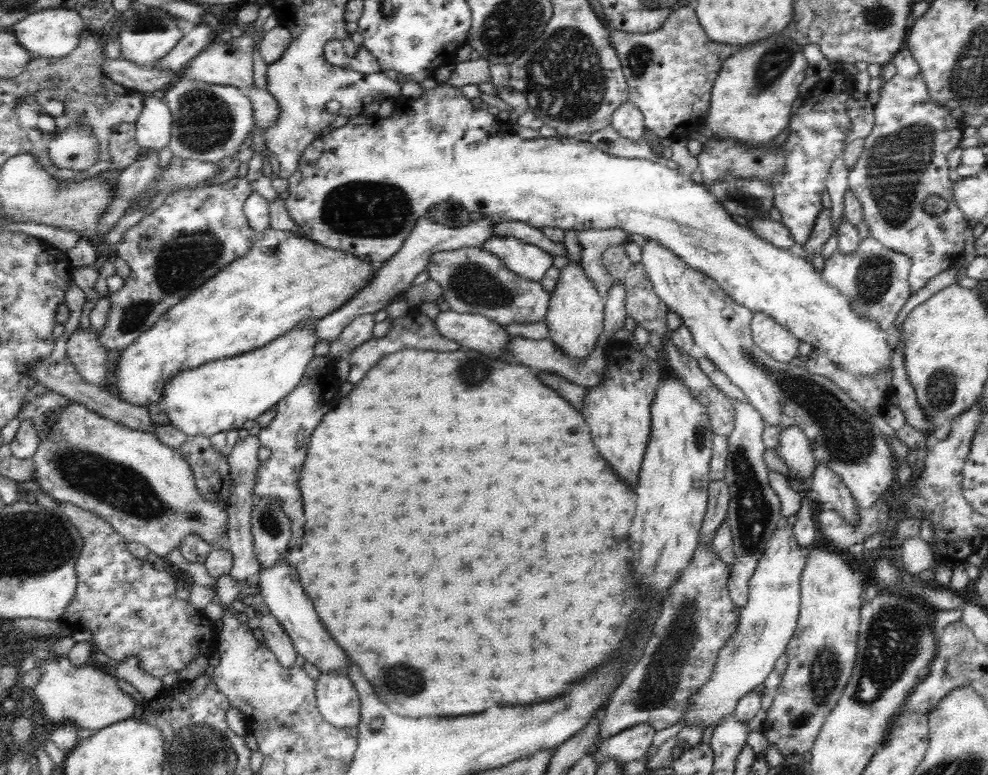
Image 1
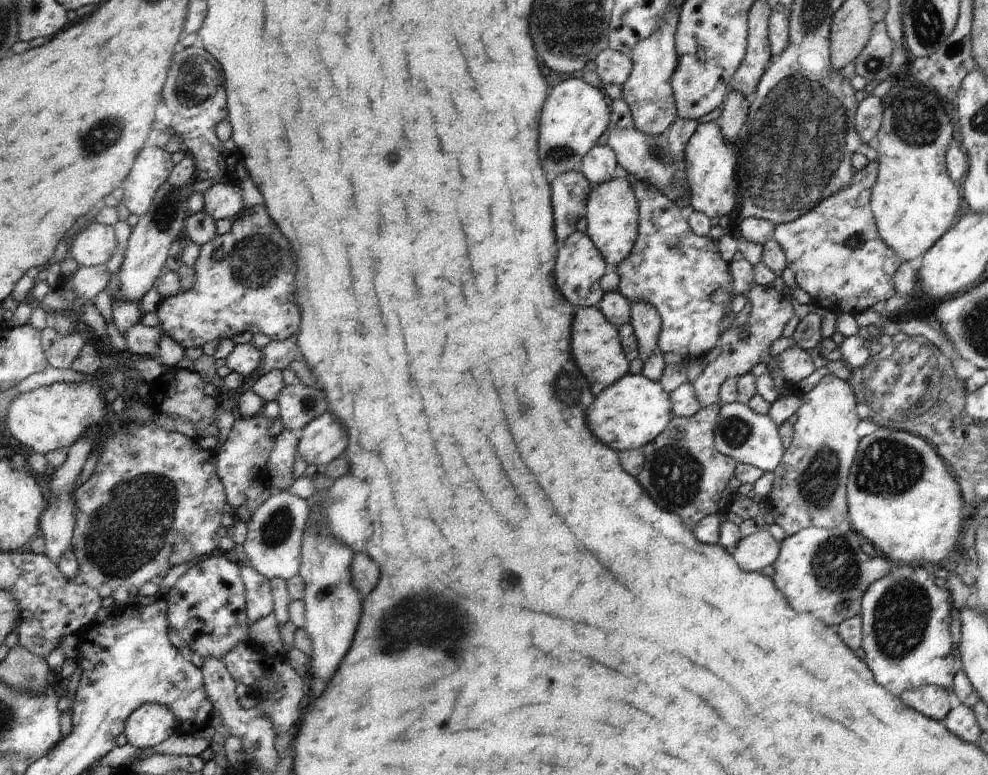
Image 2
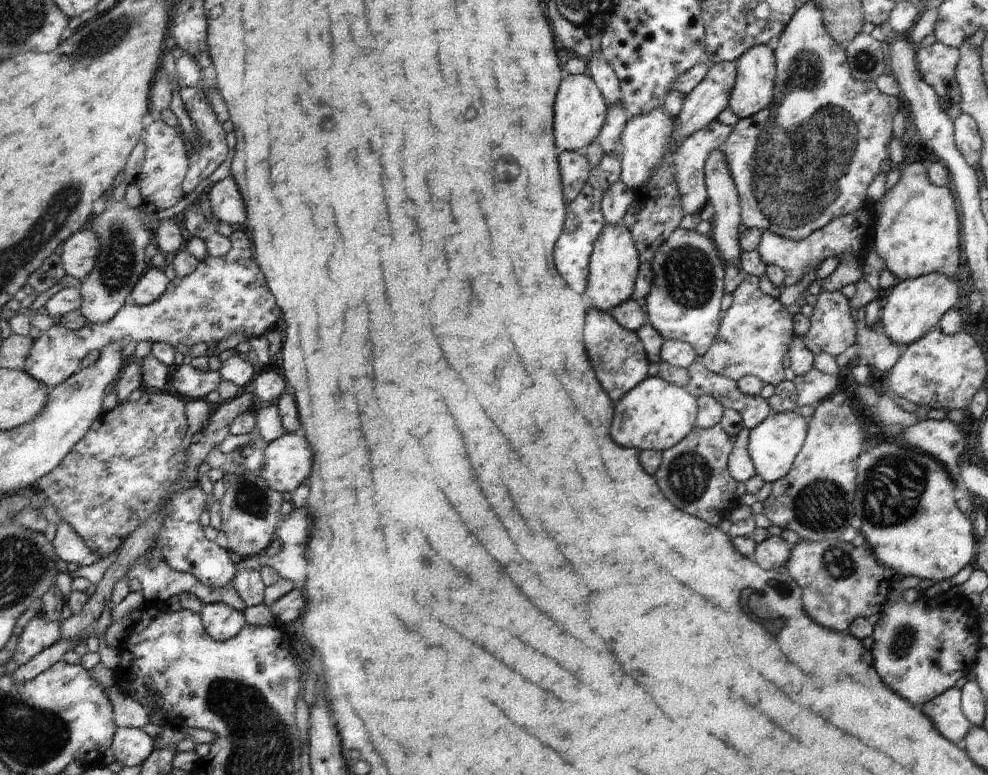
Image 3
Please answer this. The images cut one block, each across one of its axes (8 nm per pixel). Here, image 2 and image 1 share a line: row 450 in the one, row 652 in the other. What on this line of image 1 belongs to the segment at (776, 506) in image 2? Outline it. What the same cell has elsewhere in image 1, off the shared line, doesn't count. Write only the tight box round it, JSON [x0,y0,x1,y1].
[761,548,861,758]

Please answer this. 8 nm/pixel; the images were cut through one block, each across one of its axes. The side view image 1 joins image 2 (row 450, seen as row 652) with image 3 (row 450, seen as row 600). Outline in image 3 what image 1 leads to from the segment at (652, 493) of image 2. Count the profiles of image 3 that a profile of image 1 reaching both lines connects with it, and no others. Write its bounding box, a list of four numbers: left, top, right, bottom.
[655,424,739,528]

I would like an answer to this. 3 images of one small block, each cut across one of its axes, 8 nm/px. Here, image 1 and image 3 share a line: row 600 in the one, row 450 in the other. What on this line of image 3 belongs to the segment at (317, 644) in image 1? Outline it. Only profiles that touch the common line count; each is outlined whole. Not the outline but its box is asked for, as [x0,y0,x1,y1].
[259,434,313,492]

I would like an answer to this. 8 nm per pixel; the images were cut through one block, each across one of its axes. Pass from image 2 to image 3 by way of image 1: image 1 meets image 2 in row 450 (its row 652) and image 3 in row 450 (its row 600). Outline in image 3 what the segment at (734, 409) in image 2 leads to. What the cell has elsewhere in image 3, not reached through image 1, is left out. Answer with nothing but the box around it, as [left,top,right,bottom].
[747,412,807,484]

